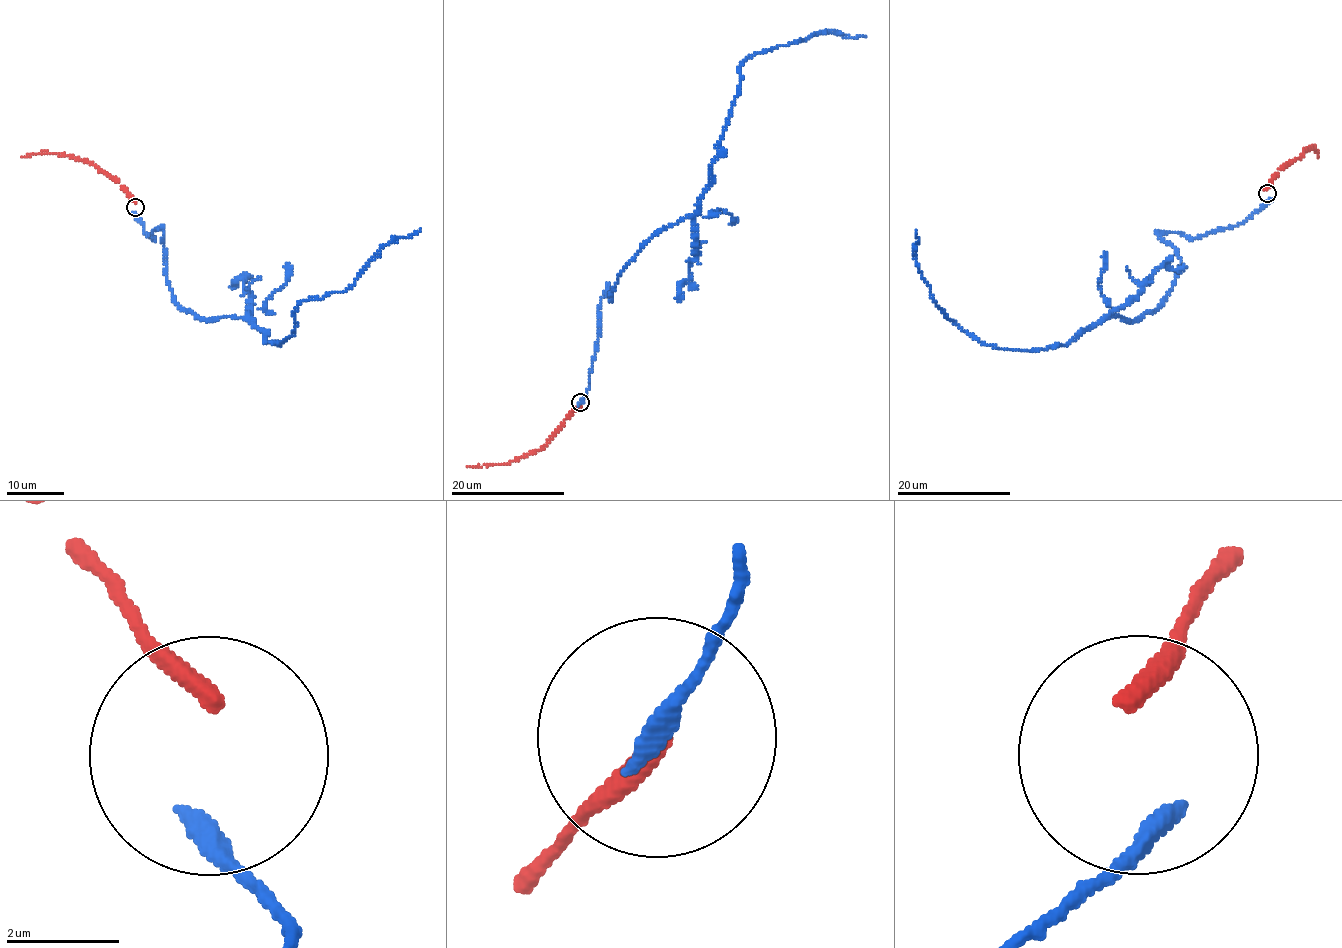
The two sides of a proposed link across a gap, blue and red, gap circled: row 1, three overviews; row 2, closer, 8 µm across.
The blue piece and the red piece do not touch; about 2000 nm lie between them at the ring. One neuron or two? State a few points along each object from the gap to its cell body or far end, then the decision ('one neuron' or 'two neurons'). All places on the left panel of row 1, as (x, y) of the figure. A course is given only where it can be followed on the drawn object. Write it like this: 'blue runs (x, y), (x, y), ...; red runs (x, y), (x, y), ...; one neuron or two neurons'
blue runs (134, 213), (163, 232), (176, 304), (246, 318), (268, 342), (293, 333), (300, 304), (348, 289), (419, 229); red runs (134, 202), (119, 180), (87, 161), (52, 153), (30, 153), (22, 157); two neurons

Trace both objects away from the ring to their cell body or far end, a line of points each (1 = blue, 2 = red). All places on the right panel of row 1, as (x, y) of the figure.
1: (1268, 199), (1201, 236), (1160, 232), (1180, 260), (1163, 304), (1031, 350), (982, 344), (945, 315), (917, 231)
2: (1267, 189), (1278, 168), (1301, 156), (1305, 150), (1315, 147), (1318, 158)

